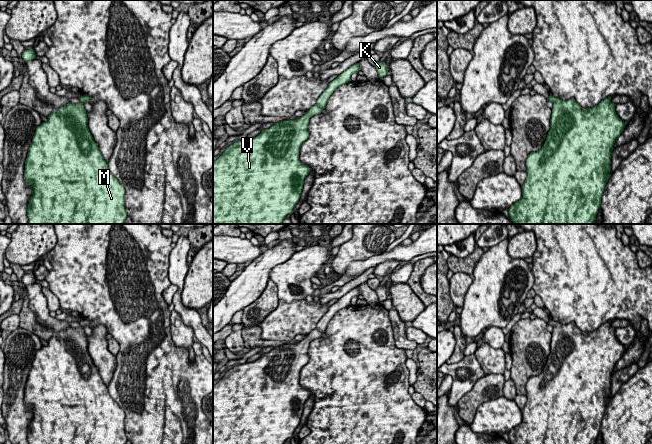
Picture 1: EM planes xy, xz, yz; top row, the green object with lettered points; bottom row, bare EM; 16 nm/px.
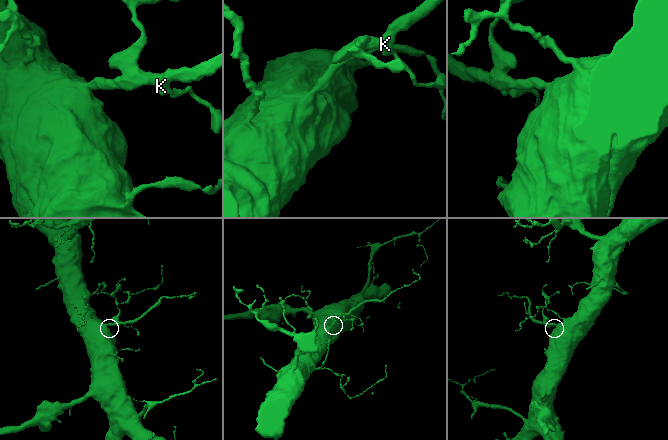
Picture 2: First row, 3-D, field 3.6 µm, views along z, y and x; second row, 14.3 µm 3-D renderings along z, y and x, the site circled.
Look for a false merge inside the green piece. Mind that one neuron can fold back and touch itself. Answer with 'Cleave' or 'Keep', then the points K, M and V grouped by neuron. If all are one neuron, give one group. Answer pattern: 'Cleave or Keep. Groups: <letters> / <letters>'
Keep. Groups: K M V

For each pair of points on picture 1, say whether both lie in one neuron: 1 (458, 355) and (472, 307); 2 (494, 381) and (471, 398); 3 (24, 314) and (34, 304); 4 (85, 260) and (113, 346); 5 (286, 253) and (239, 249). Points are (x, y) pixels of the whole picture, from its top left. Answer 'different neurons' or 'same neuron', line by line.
1: different neurons
2: same neuron
3: different neurons
4: different neurons
5: different neurons

